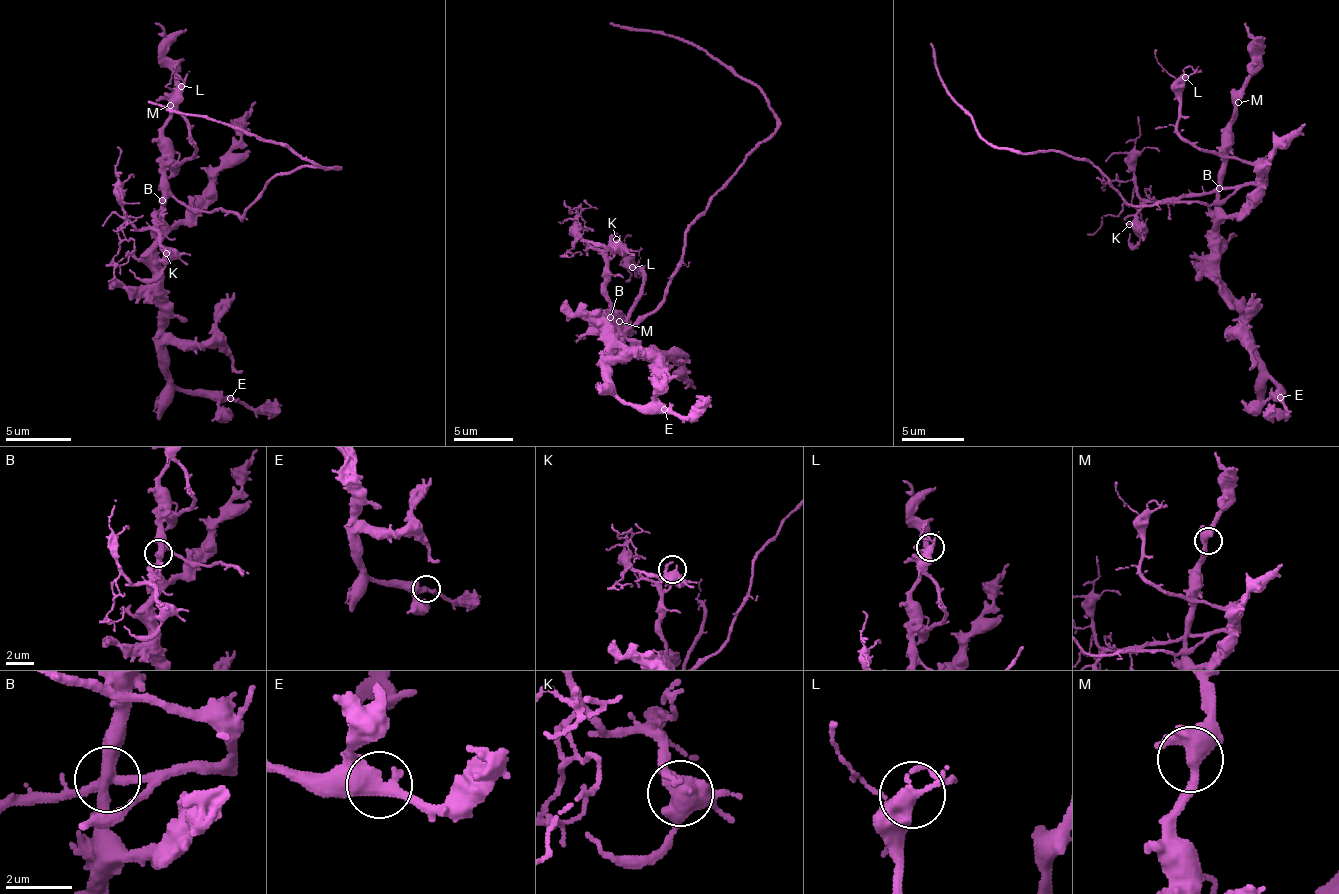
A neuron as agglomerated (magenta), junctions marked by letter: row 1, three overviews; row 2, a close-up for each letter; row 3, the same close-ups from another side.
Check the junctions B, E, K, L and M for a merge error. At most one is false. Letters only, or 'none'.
B

